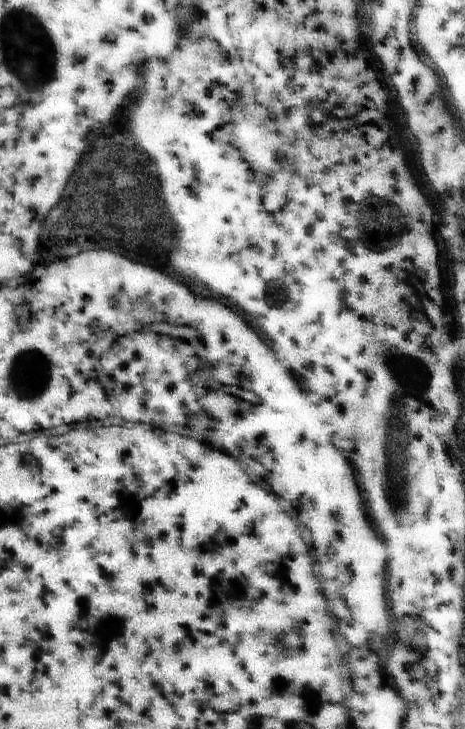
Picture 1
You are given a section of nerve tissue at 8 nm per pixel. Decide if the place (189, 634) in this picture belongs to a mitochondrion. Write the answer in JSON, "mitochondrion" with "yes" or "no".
{"mitochondrion":"no"}

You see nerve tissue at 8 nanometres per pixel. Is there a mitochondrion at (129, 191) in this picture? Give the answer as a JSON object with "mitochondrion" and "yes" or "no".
{"mitochondrion":"yes"}

